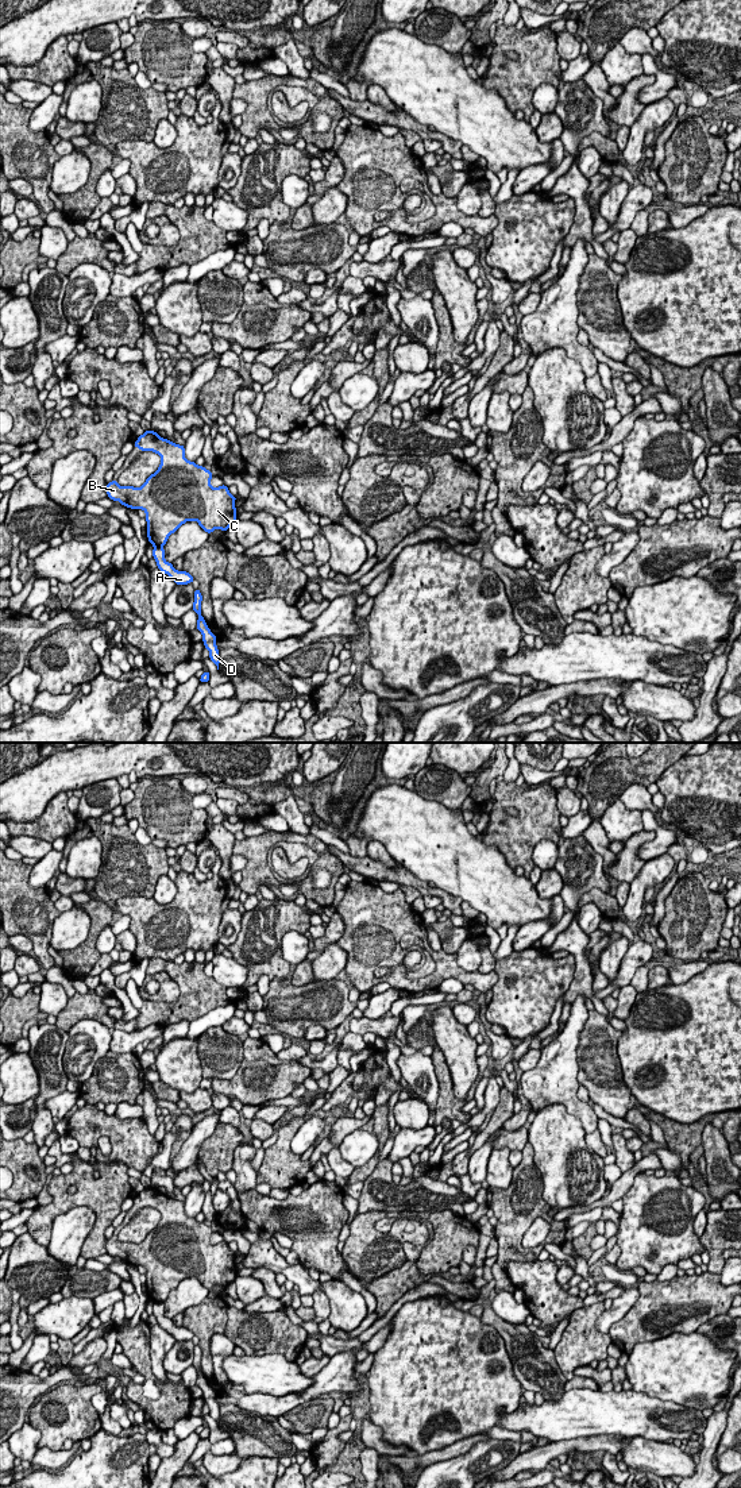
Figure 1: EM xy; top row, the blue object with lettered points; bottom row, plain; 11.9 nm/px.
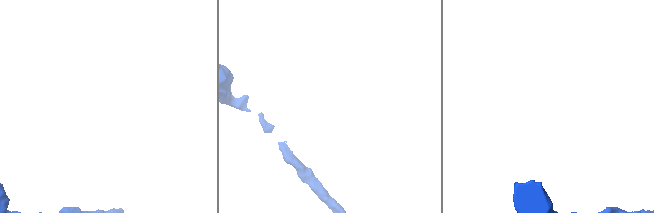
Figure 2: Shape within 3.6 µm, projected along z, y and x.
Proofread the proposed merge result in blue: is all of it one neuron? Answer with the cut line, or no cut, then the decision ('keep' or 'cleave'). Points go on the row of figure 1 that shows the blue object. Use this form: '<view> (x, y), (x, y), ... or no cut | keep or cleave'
xy (154, 544), (162, 547) | cleave

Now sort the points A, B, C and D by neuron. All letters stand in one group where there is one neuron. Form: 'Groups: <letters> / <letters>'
Groups: A D / B C

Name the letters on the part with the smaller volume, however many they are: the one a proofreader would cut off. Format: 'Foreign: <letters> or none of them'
Foreign: A, D

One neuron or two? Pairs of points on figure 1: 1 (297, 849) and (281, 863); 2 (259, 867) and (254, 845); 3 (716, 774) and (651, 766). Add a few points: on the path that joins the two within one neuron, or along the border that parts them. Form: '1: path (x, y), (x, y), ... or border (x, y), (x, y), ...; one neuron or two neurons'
1: border (278, 845), (290, 862), (305, 858), (309, 863); two neurons
2: path (257, 862), (255, 851); one neuron
3: border (683, 756), (675, 760), (655, 782); two neurons

